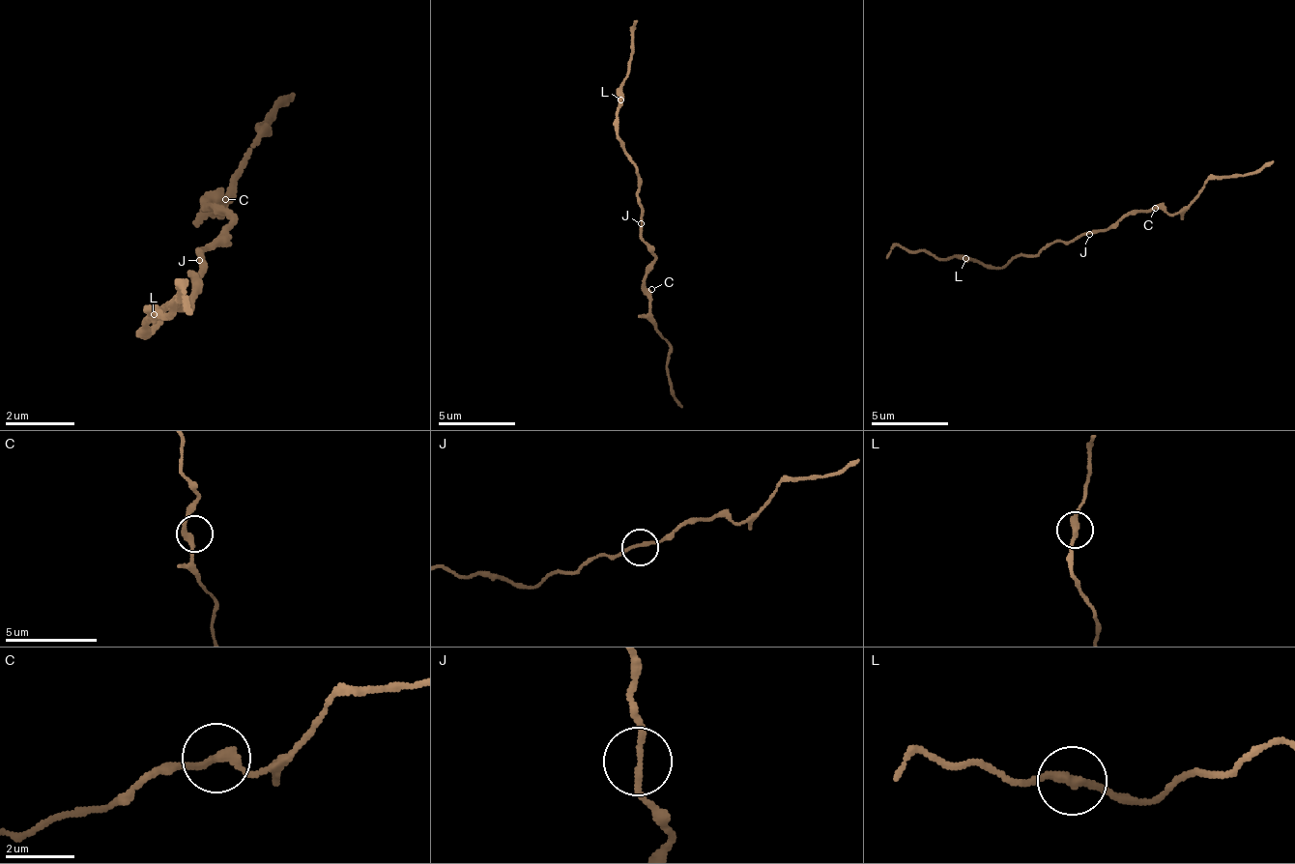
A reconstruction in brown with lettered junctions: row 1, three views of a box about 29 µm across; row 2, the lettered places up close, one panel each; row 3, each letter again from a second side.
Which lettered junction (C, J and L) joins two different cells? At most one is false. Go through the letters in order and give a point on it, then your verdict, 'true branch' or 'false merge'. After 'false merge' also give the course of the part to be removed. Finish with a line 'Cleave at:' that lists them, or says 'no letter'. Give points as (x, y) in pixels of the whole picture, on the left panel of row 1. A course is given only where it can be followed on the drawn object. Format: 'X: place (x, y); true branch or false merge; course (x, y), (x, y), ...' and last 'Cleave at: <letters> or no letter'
C: place (225, 199); true branch
J: place (199, 260); true branch
L: place (154, 314); true branch
Cleave at: no letter

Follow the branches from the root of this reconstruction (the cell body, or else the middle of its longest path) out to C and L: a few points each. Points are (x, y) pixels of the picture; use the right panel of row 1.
C: (1089, 230), (1105, 230), (1124, 215), (1151, 212), (1155, 208)
L: (1089, 230), (1079, 234), (1071, 242), (1048, 242), (1036, 253), (1021, 253), (1005, 265), (978, 265), (966, 257)

